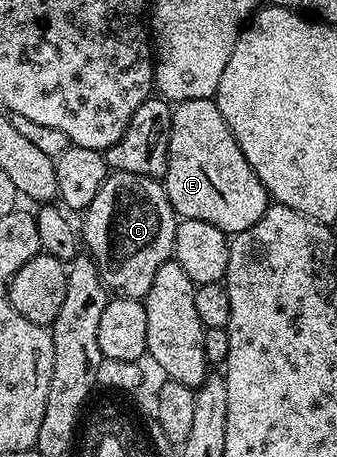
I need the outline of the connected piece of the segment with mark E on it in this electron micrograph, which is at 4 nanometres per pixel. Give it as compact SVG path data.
M212 98L190 99L172 106L168 167L162 185L180 218L206 220L229 236L258 224L270 205L268 190L258 180L258 172L250 168Z

